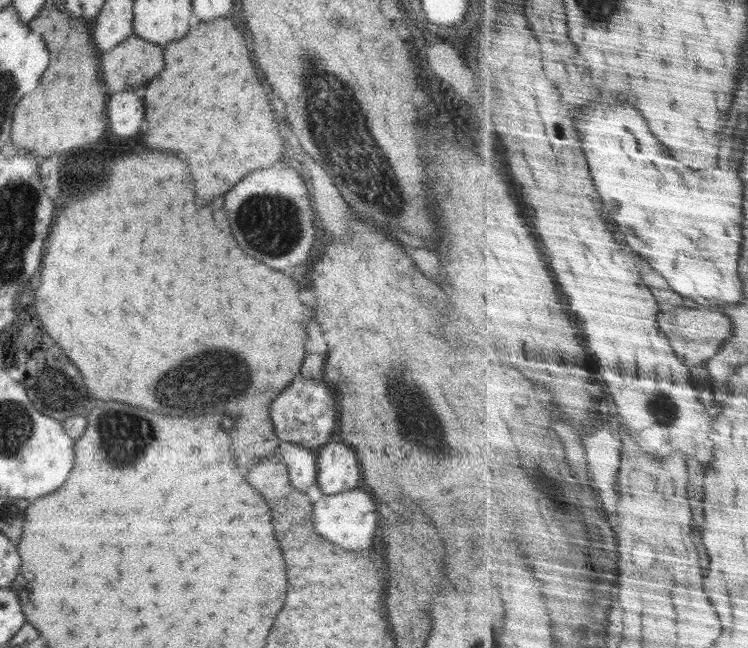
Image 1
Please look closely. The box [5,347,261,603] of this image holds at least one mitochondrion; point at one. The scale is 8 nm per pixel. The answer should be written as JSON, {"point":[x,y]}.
{"point":[182,391]}

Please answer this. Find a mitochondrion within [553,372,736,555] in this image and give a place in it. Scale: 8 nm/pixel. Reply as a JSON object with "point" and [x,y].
{"point":[663,412]}

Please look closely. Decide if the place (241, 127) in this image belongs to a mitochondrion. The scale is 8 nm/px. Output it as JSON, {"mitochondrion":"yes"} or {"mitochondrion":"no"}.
{"mitochondrion":"no"}

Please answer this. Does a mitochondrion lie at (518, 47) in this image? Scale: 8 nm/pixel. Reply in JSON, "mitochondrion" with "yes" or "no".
{"mitochondrion":"no"}

